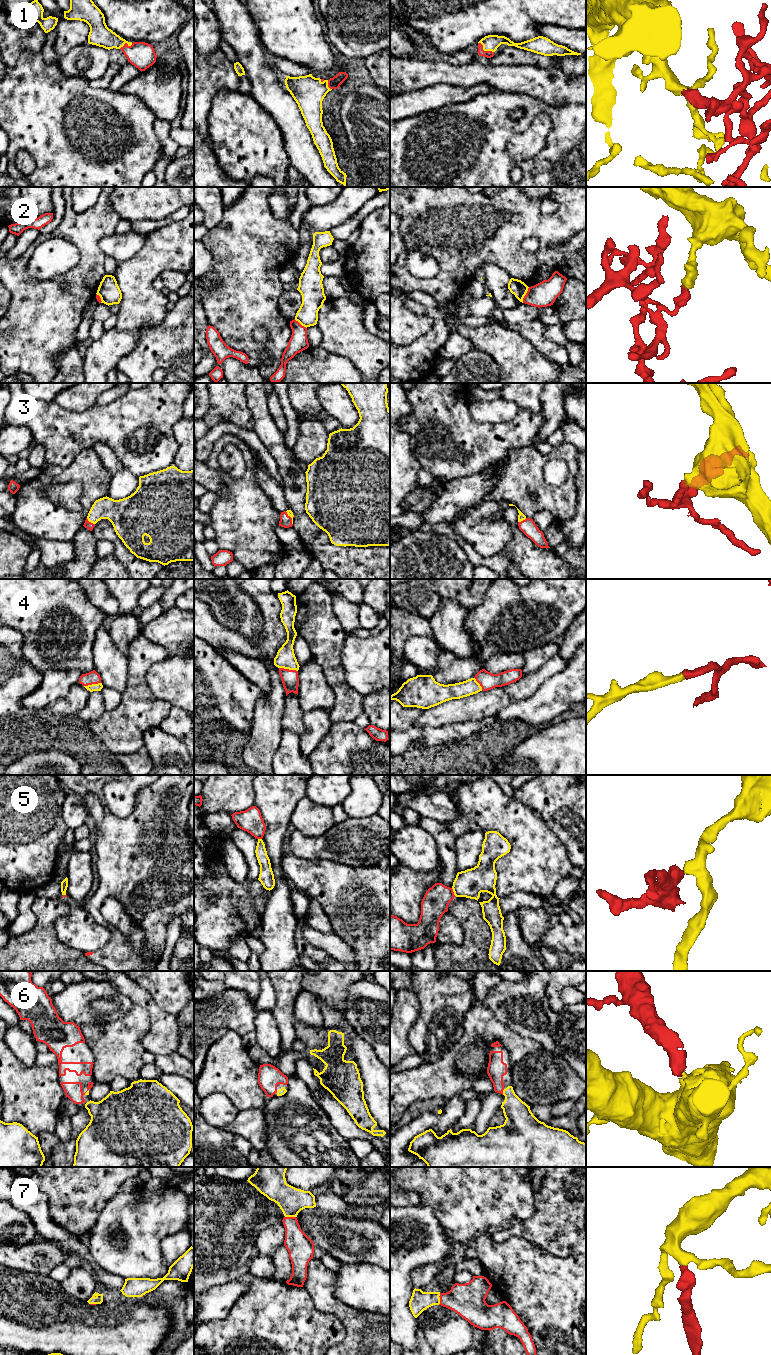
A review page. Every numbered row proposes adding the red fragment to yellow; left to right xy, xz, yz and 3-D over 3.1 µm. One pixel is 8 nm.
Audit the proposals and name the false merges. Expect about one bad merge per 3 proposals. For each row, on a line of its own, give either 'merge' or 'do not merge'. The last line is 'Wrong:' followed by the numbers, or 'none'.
1: merge
2: do not merge
3: merge
4: merge
5: do not merge
6: merge
7: merge
Wrong: 2, 5

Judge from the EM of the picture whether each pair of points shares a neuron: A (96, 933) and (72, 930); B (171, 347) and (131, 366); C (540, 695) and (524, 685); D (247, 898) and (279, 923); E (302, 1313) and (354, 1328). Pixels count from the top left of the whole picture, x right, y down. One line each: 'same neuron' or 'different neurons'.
A: same neuron
B: same neuron
C: different neurons
D: different neurons
E: different neurons

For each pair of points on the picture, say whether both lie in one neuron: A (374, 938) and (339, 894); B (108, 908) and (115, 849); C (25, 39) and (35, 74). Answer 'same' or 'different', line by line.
A: same
B: different
C: different

